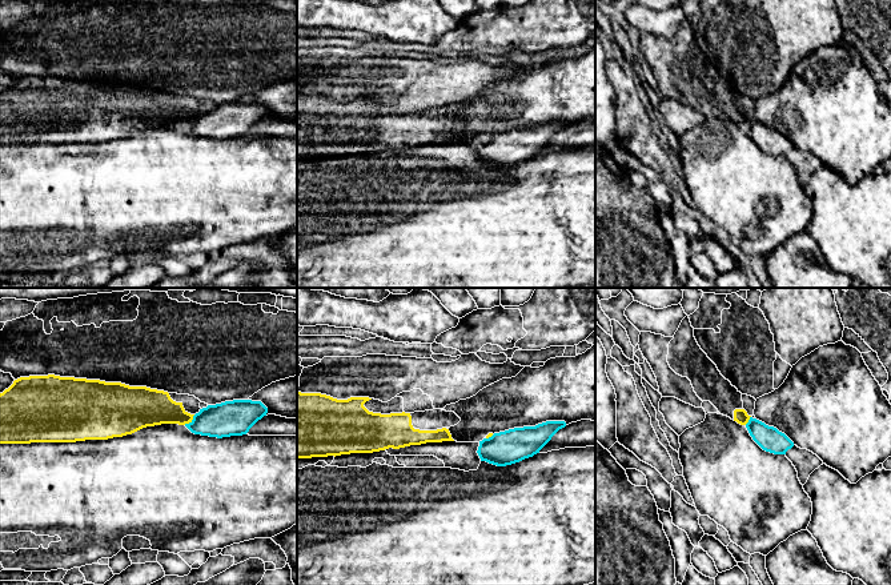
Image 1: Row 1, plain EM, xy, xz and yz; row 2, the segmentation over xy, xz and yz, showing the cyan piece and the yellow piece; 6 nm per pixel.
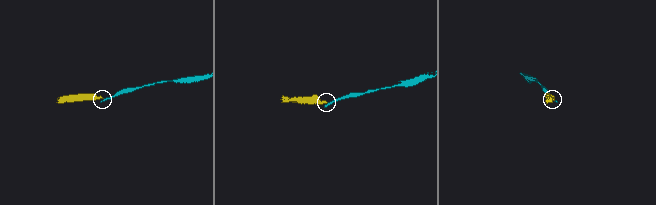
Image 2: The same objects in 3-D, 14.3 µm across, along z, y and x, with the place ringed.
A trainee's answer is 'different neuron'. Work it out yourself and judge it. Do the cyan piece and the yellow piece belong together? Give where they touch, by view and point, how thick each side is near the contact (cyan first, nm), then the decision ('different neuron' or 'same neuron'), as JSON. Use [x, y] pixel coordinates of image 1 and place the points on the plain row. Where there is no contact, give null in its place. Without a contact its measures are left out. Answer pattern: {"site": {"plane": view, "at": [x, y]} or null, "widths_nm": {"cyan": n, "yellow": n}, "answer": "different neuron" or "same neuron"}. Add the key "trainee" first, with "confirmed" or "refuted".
{"trainee": "confirmed", "site": {"plane": "xy", "at": [189, 124]}, "widths_nm": {"cyan": 220, "yellow": 220}, "answer": "different neuron"}

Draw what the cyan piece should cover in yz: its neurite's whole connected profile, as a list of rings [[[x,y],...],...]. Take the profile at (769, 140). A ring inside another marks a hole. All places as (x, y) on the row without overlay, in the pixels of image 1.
[[[750,119],[746,129],[752,141],[766,153],[774,156],[786,156],[794,148],[794,144],[774,128]]]

